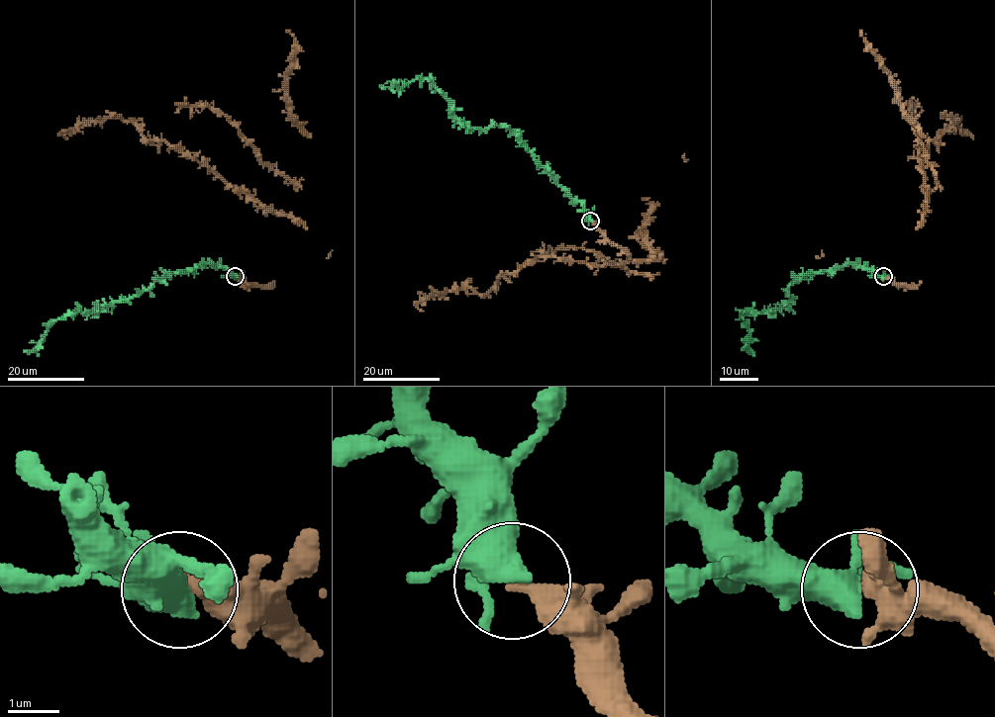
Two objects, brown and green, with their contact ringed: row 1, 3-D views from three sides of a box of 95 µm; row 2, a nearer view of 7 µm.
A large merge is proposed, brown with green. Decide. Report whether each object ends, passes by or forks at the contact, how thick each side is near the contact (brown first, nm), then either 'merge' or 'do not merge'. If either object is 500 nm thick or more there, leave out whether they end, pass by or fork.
brown ends; green forks; calibres 380 and 360 nm; merge

